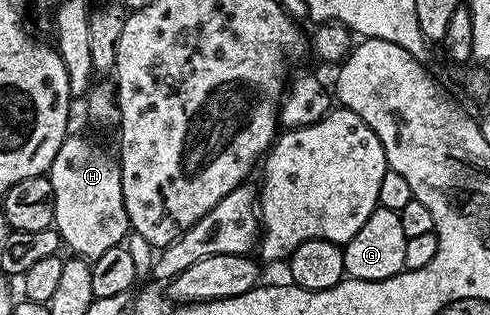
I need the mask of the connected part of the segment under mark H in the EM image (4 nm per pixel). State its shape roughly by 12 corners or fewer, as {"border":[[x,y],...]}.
{"border":[[70,134],[49,170],[54,229],[94,259],[129,233],[119,162]]}

